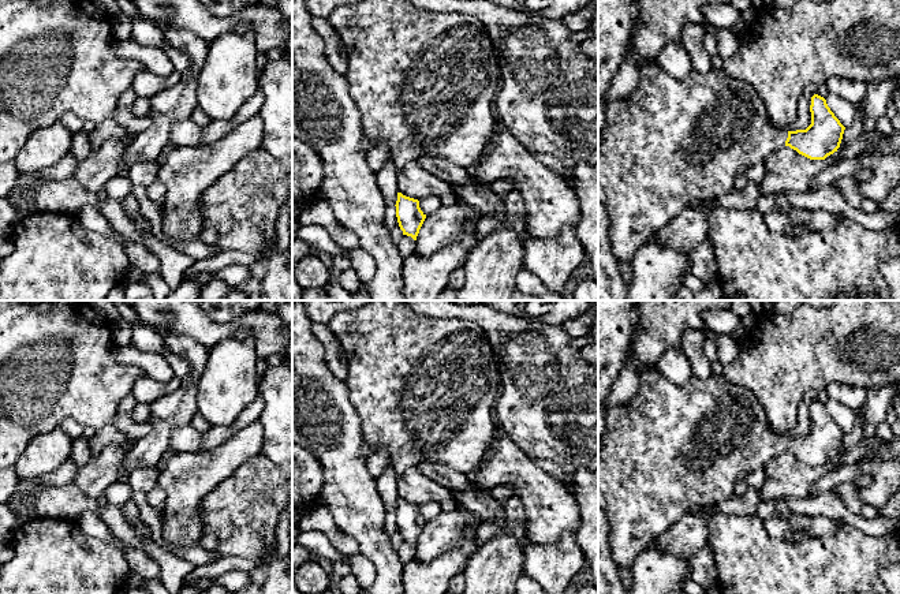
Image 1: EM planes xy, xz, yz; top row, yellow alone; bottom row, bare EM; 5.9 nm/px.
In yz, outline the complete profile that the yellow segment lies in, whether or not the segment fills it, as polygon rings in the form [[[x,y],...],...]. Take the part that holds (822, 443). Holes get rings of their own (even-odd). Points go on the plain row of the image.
[[[660,369],[645,370],[641,386],[630,403],[610,406],[605,414],[605,432],[598,448],[598,508],[609,524],[608,542],[617,568],[634,565],[638,556],[692,505],[716,505],[735,494],[735,486],[747,474],[763,468],[770,457],[789,452],[810,466],[825,466],[840,453],[845,433],[834,422],[826,406],[811,403],[811,430],[806,436],[787,437],[773,429],[755,395],[744,386],[712,374],[702,380],[692,377],[686,385],[671,382]]]

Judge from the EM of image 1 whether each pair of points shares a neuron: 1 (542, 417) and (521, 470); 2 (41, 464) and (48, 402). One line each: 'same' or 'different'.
1: different
2: different

